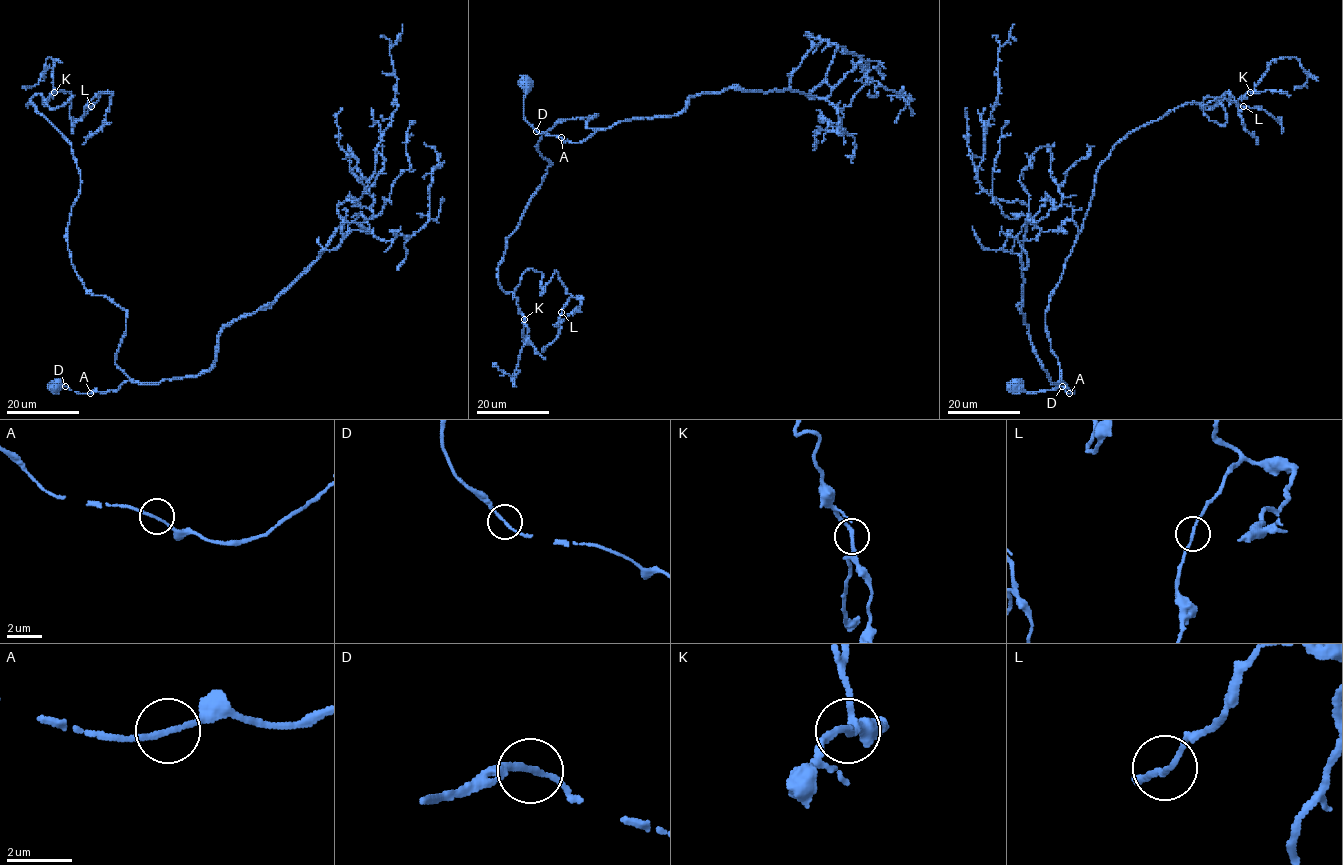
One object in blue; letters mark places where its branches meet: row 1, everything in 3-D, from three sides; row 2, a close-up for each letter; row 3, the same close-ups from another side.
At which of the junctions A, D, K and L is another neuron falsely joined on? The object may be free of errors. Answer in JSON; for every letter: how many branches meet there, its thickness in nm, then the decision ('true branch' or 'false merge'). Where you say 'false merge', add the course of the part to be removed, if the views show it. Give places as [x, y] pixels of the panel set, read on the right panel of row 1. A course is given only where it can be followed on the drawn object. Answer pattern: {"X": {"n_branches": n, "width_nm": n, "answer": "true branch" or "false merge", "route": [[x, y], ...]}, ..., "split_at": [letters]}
{"A": {"n_branches": 2, "width_nm": 150, "answer": "true branch"}, "D": {"n_branches": 2, "width_nm": 150, "answer": "true branch"}, "K": {"n_branches": 2, "width_nm": 200, "answer": "true branch"}, "L": {"n_branches": 2, "width_nm": 130, "answer": "true branch"}, "split_at": []}

